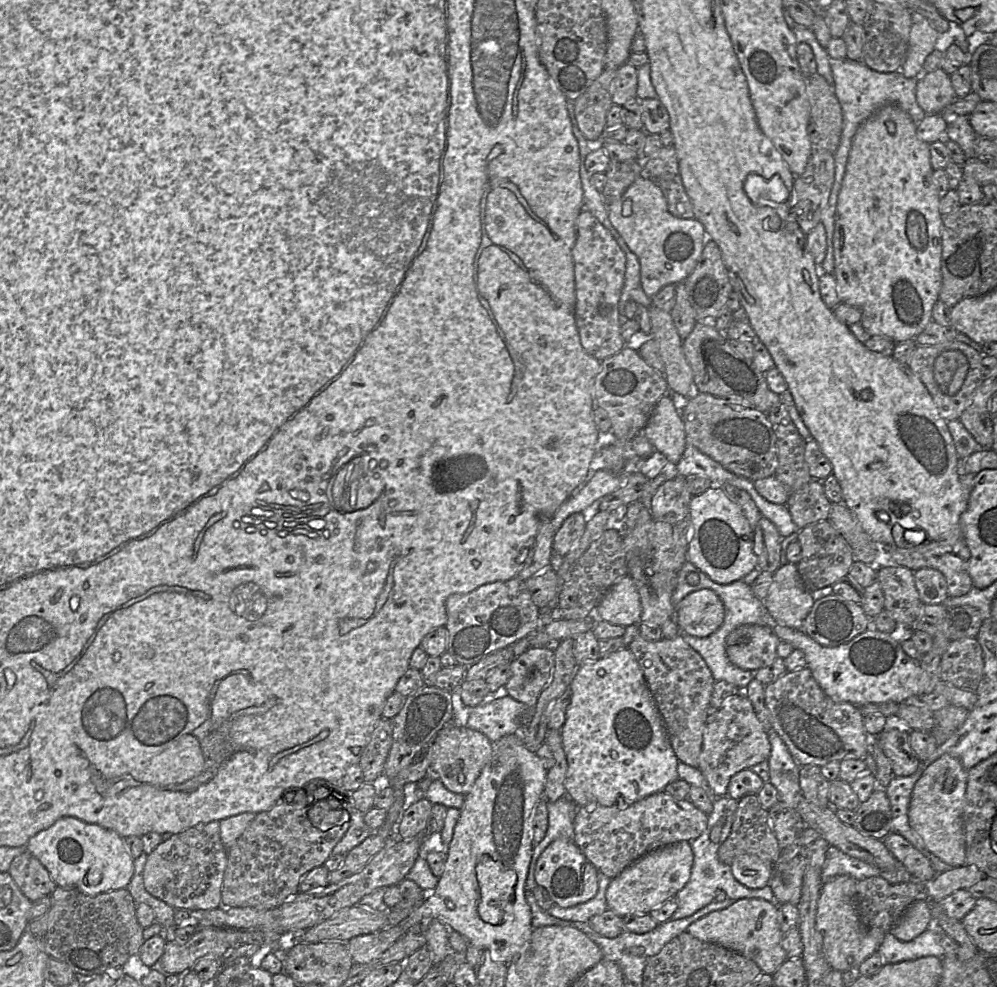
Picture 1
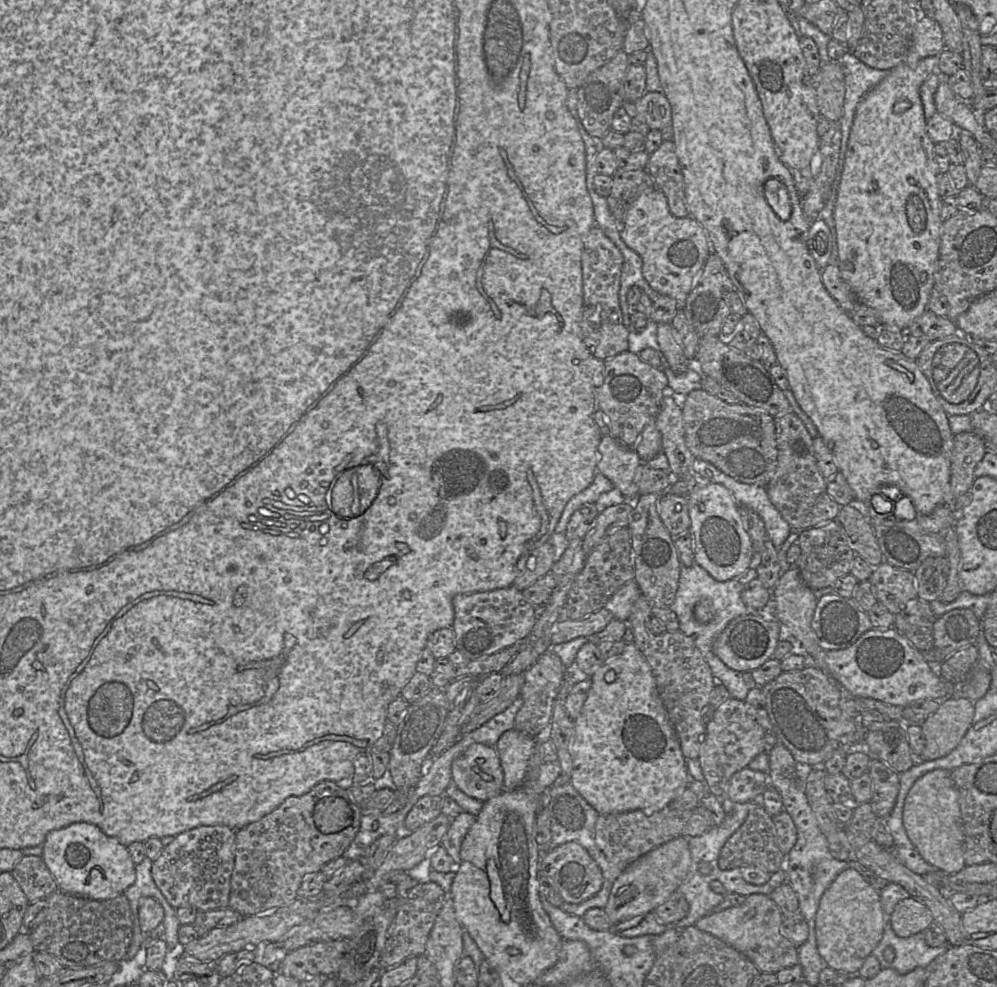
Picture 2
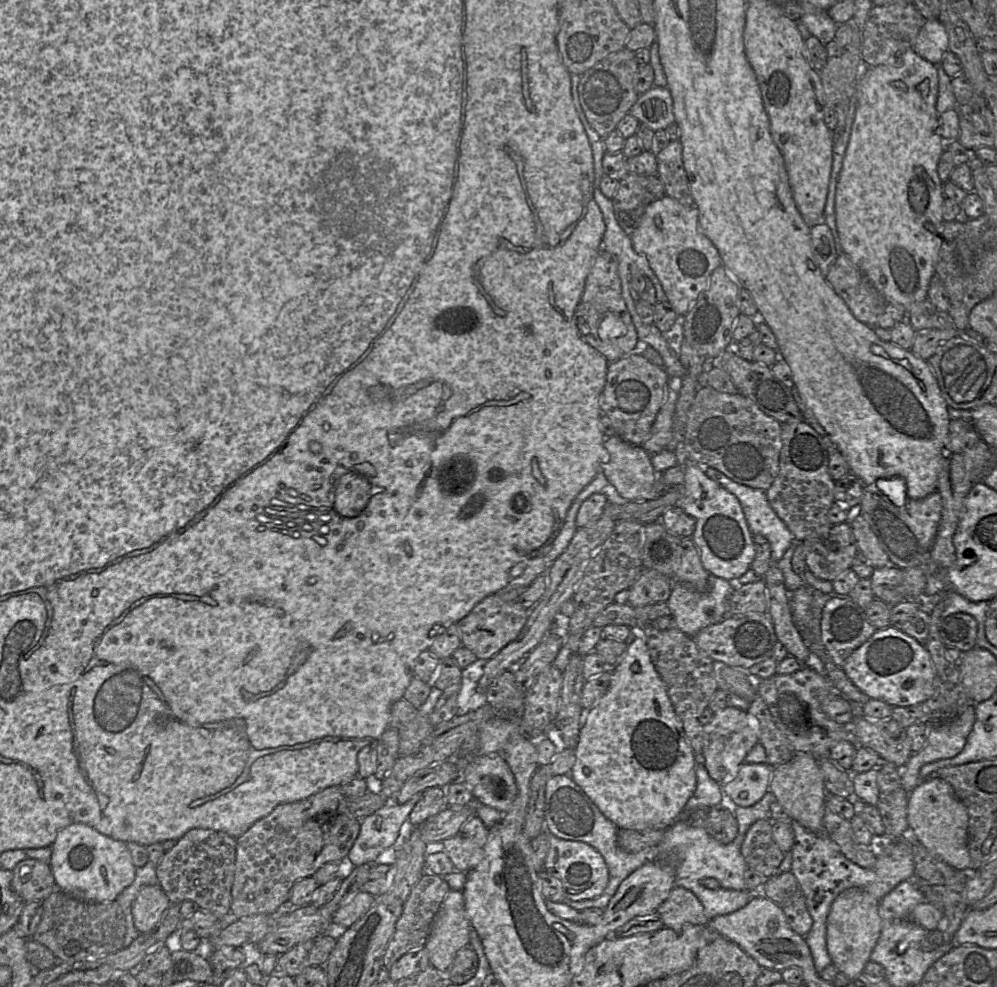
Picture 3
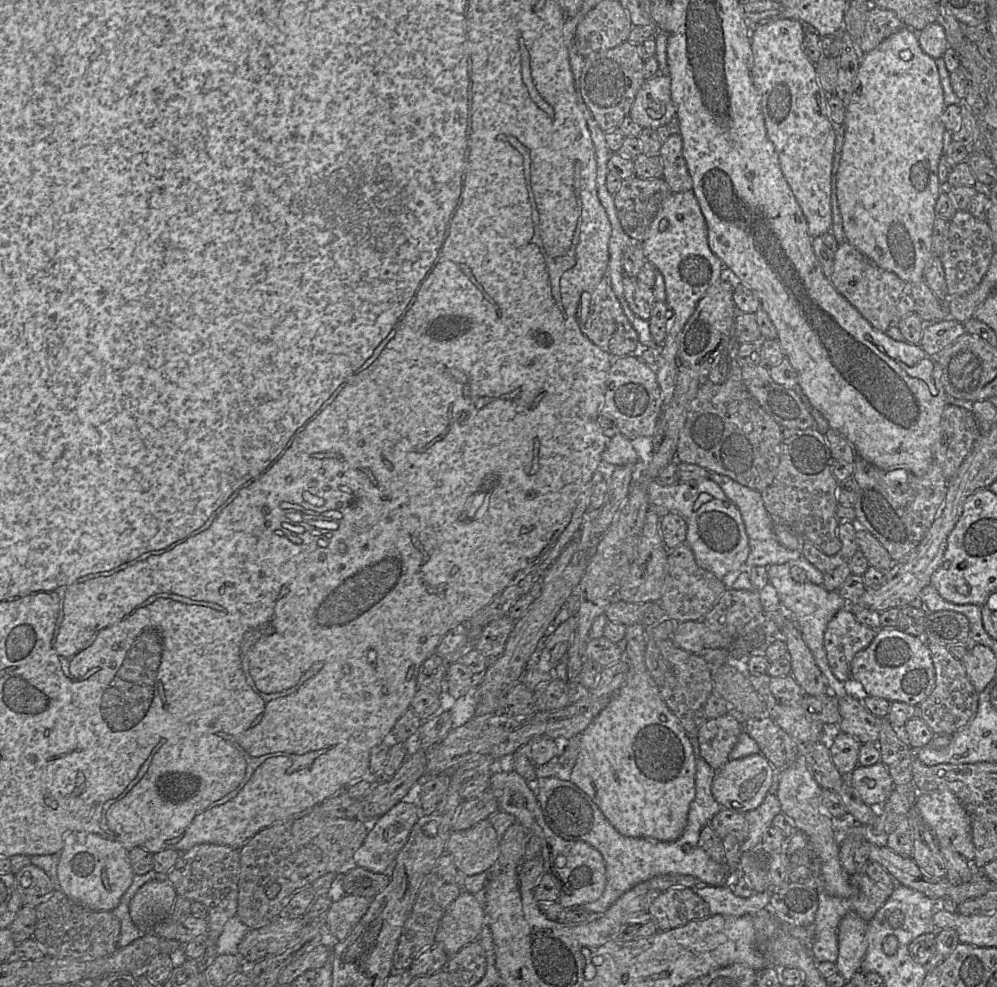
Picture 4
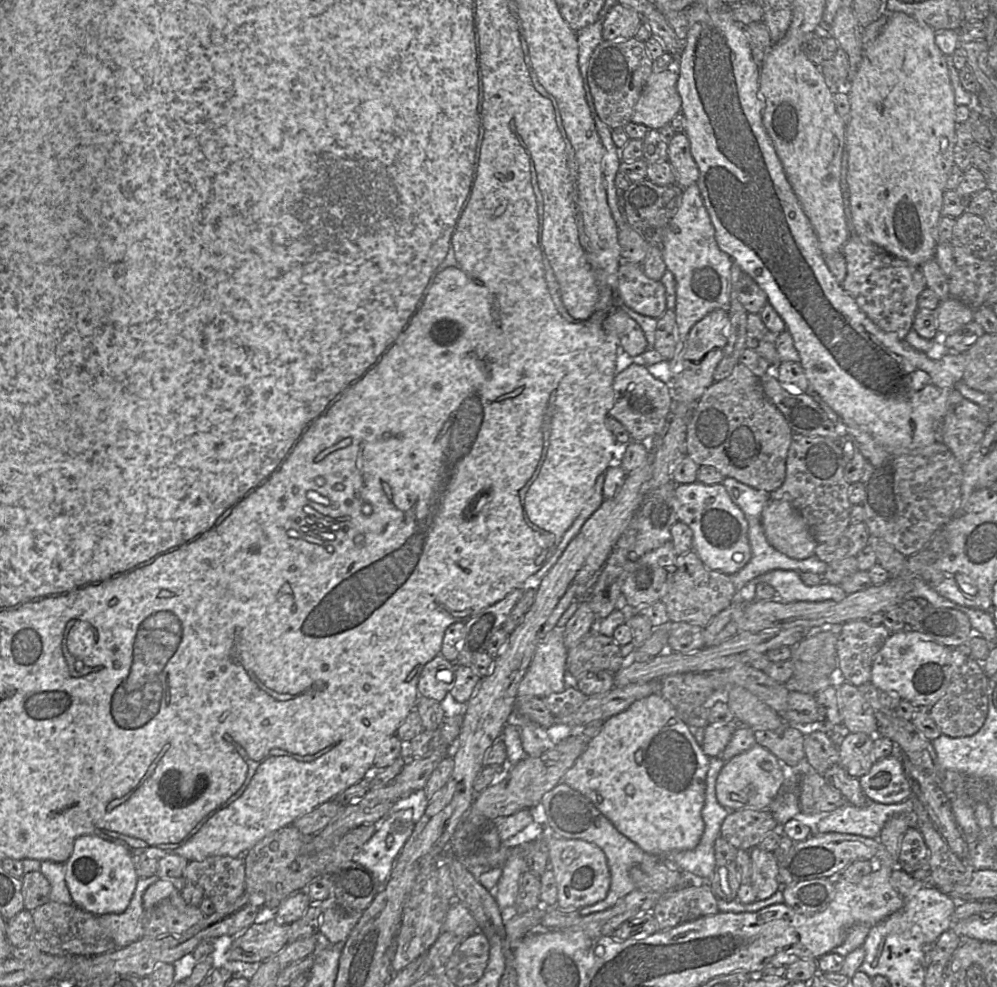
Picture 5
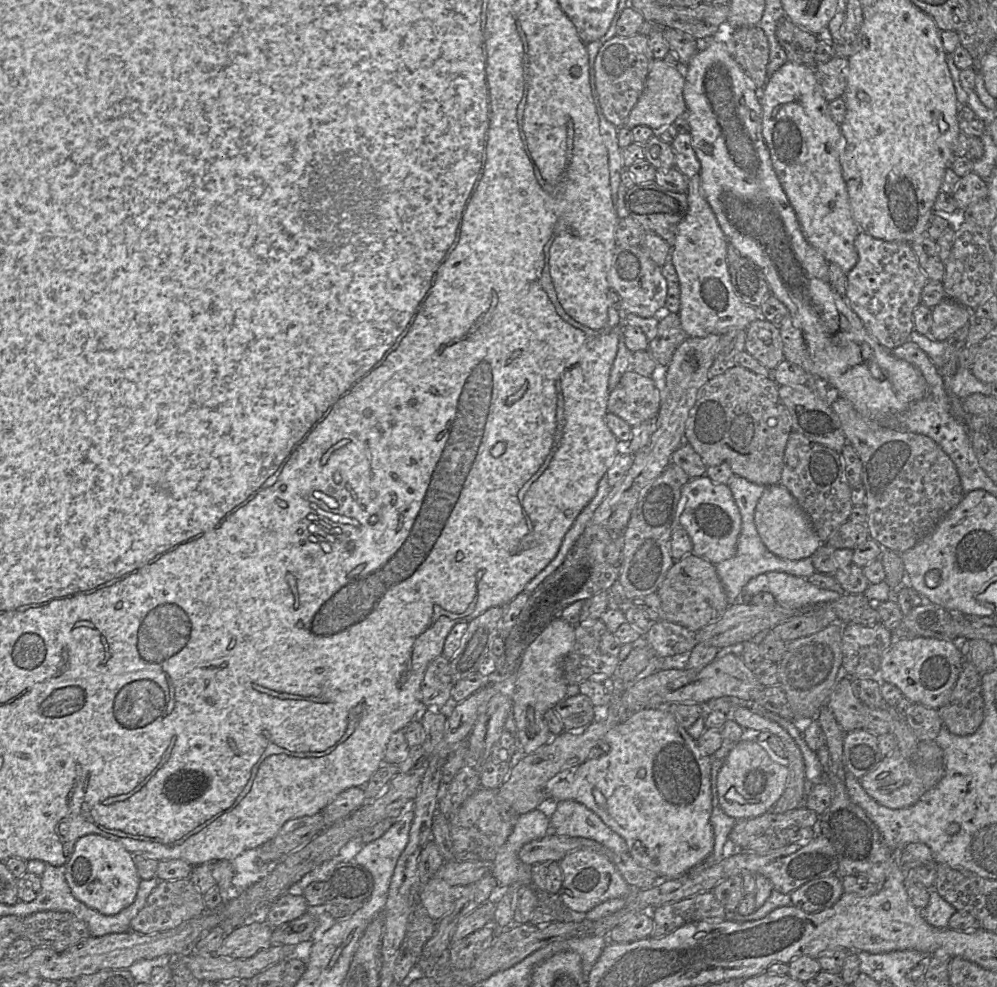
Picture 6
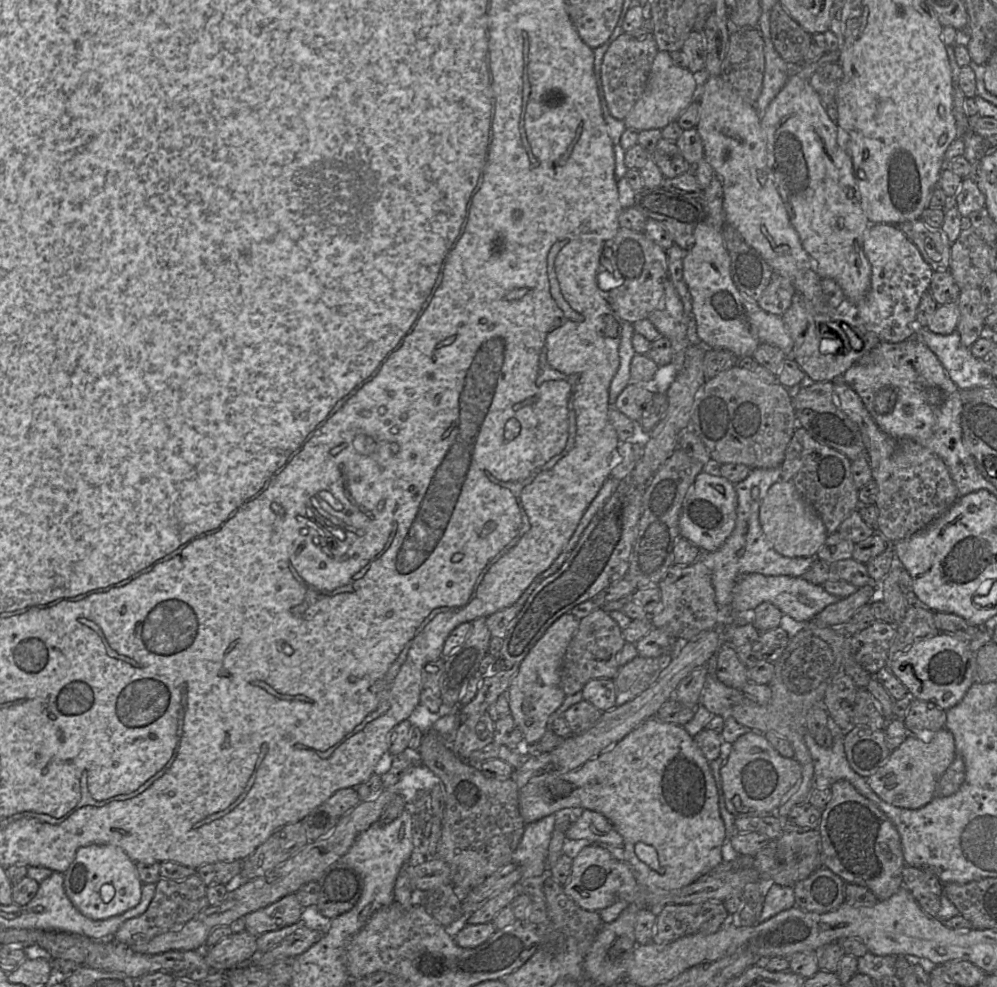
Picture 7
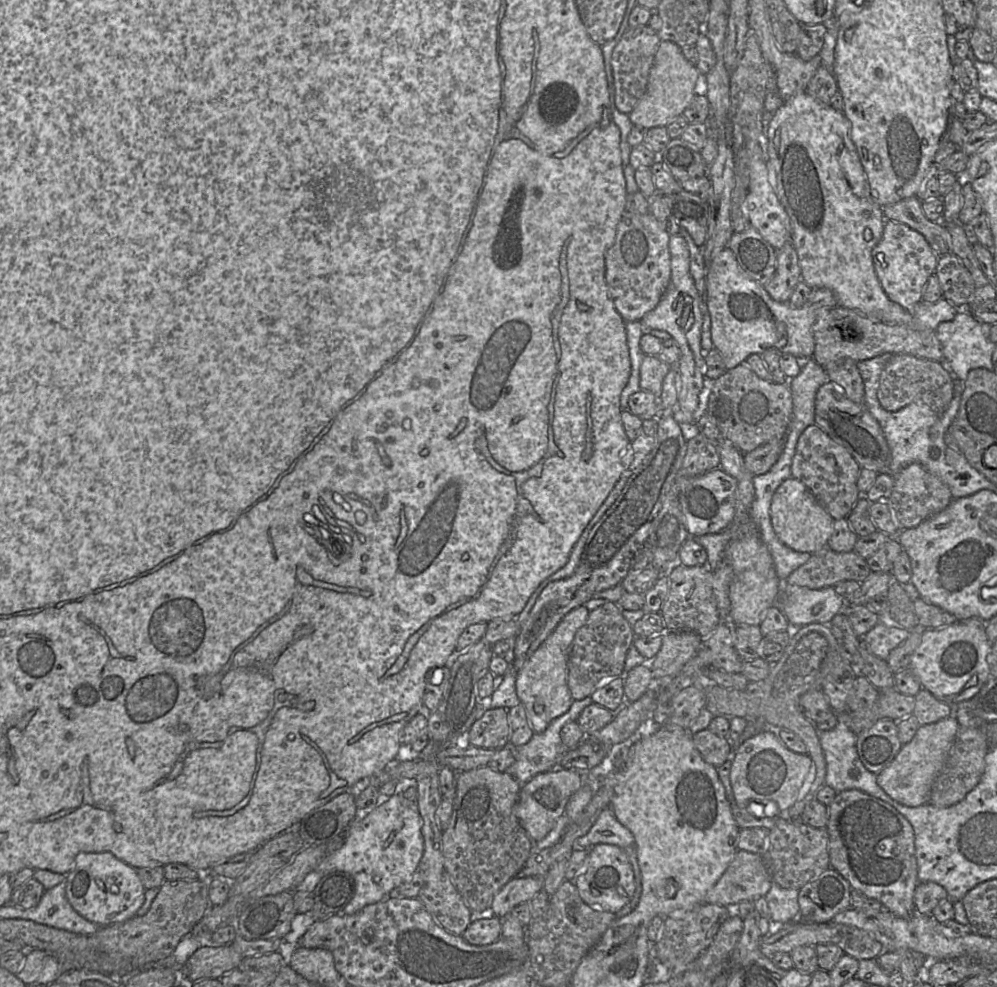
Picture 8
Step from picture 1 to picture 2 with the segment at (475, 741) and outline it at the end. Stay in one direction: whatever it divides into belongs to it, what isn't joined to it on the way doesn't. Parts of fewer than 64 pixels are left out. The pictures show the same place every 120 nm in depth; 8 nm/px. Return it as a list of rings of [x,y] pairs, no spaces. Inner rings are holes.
[[[472,744],[451,766],[452,783],[467,796],[485,803],[504,790],[504,774],[493,746]]]

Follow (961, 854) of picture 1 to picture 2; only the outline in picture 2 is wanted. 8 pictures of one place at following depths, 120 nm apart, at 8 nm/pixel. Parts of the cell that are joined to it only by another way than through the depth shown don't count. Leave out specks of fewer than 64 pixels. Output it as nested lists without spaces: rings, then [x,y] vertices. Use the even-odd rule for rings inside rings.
[[[935,769],[918,778],[909,790],[903,810],[904,826],[923,858],[943,874],[956,874],[966,867],[965,836],[958,790],[951,771]]]

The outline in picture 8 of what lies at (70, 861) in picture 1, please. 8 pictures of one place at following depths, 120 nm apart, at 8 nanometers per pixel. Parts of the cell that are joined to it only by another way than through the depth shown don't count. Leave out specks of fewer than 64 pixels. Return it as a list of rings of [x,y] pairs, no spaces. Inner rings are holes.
[[[81,852],[79,853],[73,865],[73,869],[66,875],[66,896],[71,904],[71,906],[77,911],[82,917],[85,919],[94,922],[101,927],[109,926],[112,924],[124,922],[136,916],[137,911],[141,908],[145,901],[145,887],[142,884],[140,877],[133,867],[126,864],[125,862],[119,860],[114,854],[111,852]]]

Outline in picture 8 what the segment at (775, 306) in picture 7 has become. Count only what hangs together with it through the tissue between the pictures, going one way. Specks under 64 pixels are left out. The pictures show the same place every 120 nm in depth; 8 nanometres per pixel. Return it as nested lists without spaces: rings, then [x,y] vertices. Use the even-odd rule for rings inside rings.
[[[791,242],[776,251],[776,270],[764,285],[769,296],[780,303],[787,303],[801,281],[797,252]]]

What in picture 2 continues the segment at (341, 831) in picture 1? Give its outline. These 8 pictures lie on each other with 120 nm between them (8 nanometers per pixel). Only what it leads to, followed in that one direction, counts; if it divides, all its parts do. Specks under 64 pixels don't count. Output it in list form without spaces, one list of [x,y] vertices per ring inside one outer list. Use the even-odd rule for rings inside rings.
[[[331,780],[317,783],[308,792],[287,797],[277,808],[249,825],[234,829],[234,868],[230,881],[229,906],[242,917],[266,914],[266,910],[291,904],[305,874],[321,871],[327,862],[341,857],[360,826],[362,811],[350,797],[346,784]],[[323,797],[340,797],[352,810],[349,826],[337,833],[322,834],[313,821],[315,804]]]

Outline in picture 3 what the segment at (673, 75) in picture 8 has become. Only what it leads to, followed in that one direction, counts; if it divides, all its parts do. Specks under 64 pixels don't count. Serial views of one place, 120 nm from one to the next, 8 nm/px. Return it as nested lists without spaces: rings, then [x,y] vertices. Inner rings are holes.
[[[652,86],[639,95],[629,113],[653,131],[674,122],[673,102],[667,87]]]

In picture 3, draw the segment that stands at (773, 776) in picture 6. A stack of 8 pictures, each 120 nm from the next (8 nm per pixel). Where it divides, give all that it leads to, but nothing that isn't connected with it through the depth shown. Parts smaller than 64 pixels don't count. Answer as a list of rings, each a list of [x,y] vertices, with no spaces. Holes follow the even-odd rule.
[[[744,762],[734,779],[721,785],[727,801],[740,807],[756,804],[769,791],[773,768],[768,763]]]

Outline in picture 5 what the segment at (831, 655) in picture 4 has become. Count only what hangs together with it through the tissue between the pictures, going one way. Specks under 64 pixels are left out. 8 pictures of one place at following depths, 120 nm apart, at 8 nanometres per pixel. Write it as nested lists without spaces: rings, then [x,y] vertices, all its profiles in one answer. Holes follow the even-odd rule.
[[[851,620],[840,625],[837,635],[837,667],[844,681],[858,687],[870,681],[872,662],[889,636],[884,625]]]

